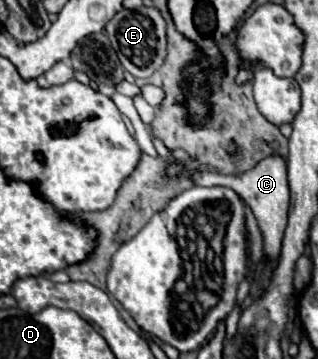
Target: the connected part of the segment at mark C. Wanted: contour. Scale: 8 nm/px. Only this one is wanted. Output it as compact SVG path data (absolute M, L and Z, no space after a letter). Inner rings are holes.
M267 156L261 162L257 162L247 174L243 176L223 176L223 174L195 174L193 180L201 186L229 186L233 188L247 204L251 206L259 228L263 232L263 252L271 256L271 260L277 260L277 248L281 248L281 236L285 232L287 224L287 212L289 212L289 182L287 182L287 160L283 156Z

